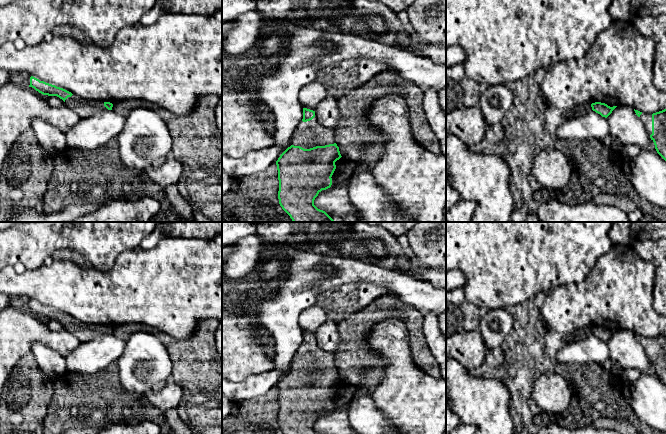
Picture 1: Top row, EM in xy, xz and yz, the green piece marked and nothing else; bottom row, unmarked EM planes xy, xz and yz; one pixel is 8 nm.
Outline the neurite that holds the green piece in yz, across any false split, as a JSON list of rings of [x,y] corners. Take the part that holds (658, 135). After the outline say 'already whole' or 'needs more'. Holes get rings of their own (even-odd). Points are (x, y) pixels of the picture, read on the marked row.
[[[666,109],[653,114],[634,111],[645,125],[657,153],[666,161]]] | needs more

